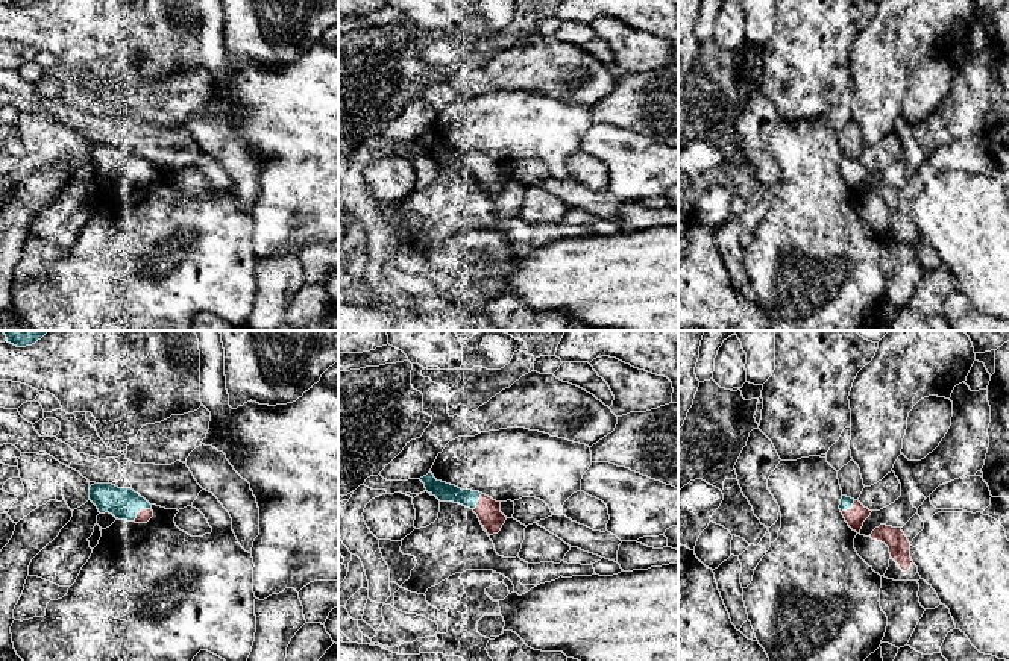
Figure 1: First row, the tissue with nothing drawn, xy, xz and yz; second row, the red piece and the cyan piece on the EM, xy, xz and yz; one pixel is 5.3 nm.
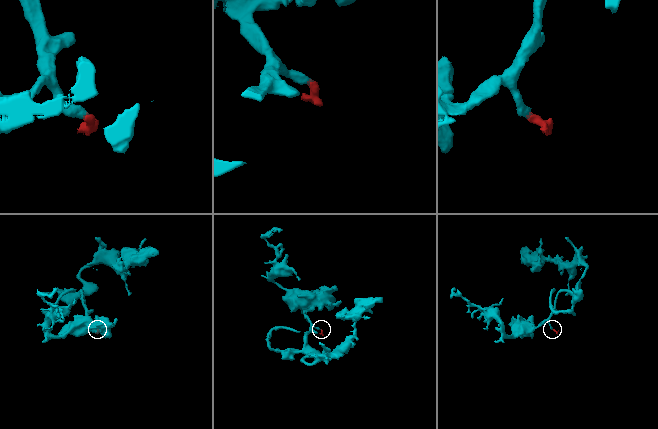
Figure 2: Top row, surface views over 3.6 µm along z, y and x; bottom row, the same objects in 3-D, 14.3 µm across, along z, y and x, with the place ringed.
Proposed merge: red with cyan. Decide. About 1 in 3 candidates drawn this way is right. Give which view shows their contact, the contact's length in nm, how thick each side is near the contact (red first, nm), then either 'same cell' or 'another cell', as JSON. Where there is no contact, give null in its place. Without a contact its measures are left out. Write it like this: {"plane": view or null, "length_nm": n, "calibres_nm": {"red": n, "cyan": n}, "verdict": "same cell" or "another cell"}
{"plane": "xy", "length_nm": 120, "calibres_nm": {"red": 70, "cyan": 170}, "verdict": "same cell"}

